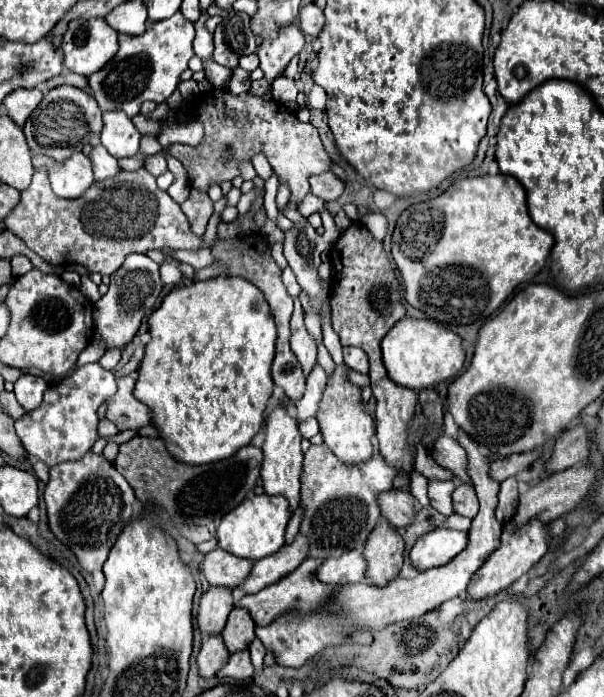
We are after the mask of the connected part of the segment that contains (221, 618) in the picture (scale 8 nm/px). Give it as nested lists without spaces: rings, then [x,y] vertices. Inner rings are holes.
[[[210,587],[200,599],[200,607],[196,615],[202,637],[220,635],[232,607],[234,607],[234,599],[230,595],[230,589]]]

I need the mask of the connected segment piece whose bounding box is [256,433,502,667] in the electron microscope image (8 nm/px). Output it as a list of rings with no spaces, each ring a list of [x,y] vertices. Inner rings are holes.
[[[460,433],[458,441],[462,443],[462,447],[468,453],[468,475],[474,481],[476,495],[478,495],[478,501],[480,501],[480,511],[472,519],[472,525],[470,525],[470,531],[468,531],[466,549],[462,553],[458,553],[458,557],[454,557],[454,561],[450,561],[450,563],[446,563],[438,569],[420,571],[412,579],[396,577],[386,587],[374,587],[370,583],[342,585],[342,587],[336,589],[334,597],[328,599],[322,613],[304,615],[304,613],[288,611],[288,613],[282,613],[278,619],[274,619],[270,625],[256,627],[256,637],[264,643],[266,651],[274,655],[278,665],[302,667],[308,659],[316,657],[322,649],[326,649],[330,645],[334,647],[334,645],[348,643],[350,635],[354,631],[370,629],[372,633],[376,633],[376,631],[384,629],[390,623],[420,617],[420,615],[436,609],[440,603],[444,603],[452,597],[460,597],[466,591],[470,577],[484,565],[484,561],[490,557],[490,553],[500,545],[502,525],[494,517],[494,509],[496,509],[496,503],[498,503],[498,497],[496,497],[498,495],[498,483],[490,481],[488,455],[480,453],[480,445],[476,441],[470,441],[470,437],[466,437],[464,433]]]

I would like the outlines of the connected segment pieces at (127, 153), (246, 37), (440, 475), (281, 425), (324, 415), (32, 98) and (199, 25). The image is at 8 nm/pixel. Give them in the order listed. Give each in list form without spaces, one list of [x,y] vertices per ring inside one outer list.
[[[106,111],[104,113],[104,129],[102,129],[102,145],[116,159],[134,157],[140,145],[140,133],[134,127],[132,119],[122,111]]]
[[[230,11],[214,31],[214,61],[236,69],[240,57],[254,51],[256,43],[250,33],[250,17],[242,11]]]
[[[417,440],[417,455],[414,462],[415,471],[424,475],[429,481],[433,479],[449,480],[454,477],[452,472],[441,472],[441,467],[437,465],[430,453]]]
[[[284,405],[274,407],[266,419],[266,441],[264,441],[264,463],[262,463],[262,485],[266,495],[282,495],[290,503],[294,513],[300,503],[300,475],[302,475],[302,449],[300,449],[300,431],[294,417],[288,415]]]
[[[338,365],[328,381],[316,419],[320,423],[320,433],[324,437],[324,443],[336,453],[340,461],[344,461],[344,465],[350,465],[350,467],[360,465],[372,457],[374,419],[362,409],[362,405],[364,403],[360,397],[360,387],[352,385],[346,379],[346,365]]]
[[[38,87],[32,89],[16,89],[14,93],[10,93],[4,99],[4,107],[8,111],[8,117],[16,123],[16,125],[24,125],[26,117],[36,109],[36,105],[42,101],[42,93]]]
[[[200,15],[200,19],[196,21],[196,37],[194,37],[194,51],[196,55],[206,61],[208,57],[212,57],[212,33],[204,27],[208,15]]]

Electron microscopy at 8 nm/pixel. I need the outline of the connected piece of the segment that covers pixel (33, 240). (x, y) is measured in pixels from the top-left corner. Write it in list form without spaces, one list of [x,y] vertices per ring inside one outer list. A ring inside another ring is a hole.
[[[144,167],[136,171],[120,171],[118,177],[110,181],[94,181],[90,189],[78,199],[60,199],[52,193],[50,181],[44,169],[38,169],[32,177],[28,189],[22,191],[20,203],[14,207],[10,217],[6,217],[6,229],[18,235],[34,253],[46,259],[52,265],[62,263],[80,263],[90,273],[112,275],[130,253],[148,253],[152,249],[200,249],[202,239],[192,233],[186,215],[172,197],[156,185],[156,177],[150,175]]]

